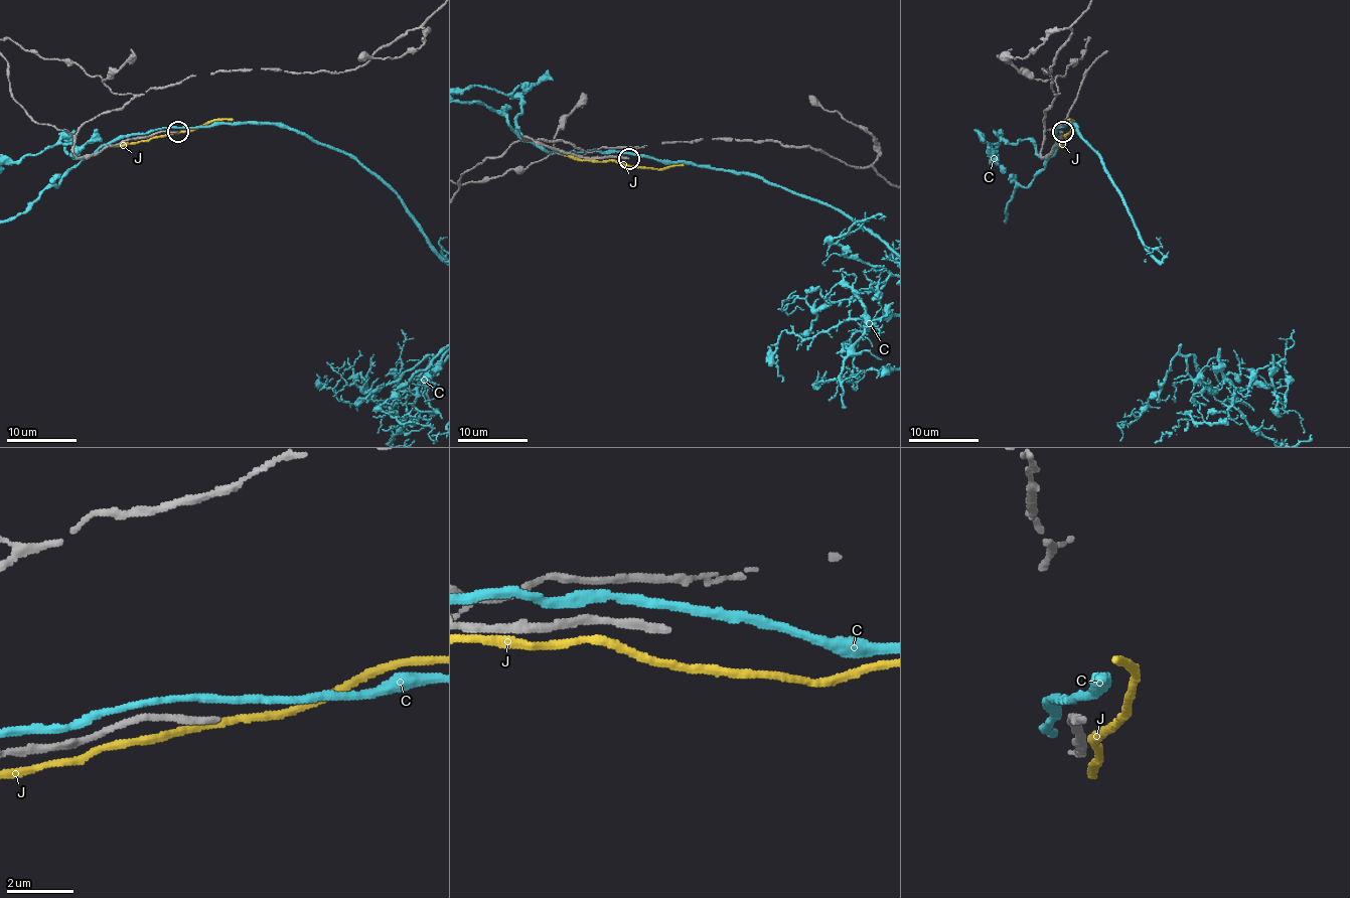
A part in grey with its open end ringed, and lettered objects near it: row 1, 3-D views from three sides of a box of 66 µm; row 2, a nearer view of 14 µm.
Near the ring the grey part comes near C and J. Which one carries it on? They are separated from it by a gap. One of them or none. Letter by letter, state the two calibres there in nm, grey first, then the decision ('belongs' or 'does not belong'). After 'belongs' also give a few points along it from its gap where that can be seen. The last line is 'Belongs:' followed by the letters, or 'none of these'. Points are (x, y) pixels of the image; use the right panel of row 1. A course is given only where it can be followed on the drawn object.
C: 190 nm thick on the grey side, 260 nm on the other; does not belong
J: 190 nm thick on the grey side, 240 nm on the other; does not belong
Belongs: none of these

